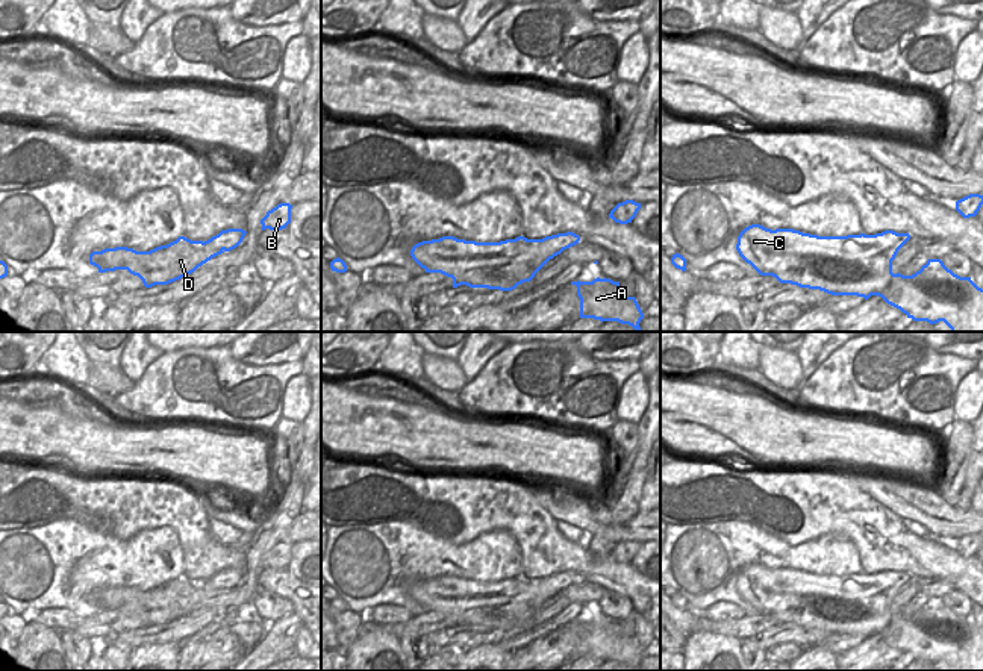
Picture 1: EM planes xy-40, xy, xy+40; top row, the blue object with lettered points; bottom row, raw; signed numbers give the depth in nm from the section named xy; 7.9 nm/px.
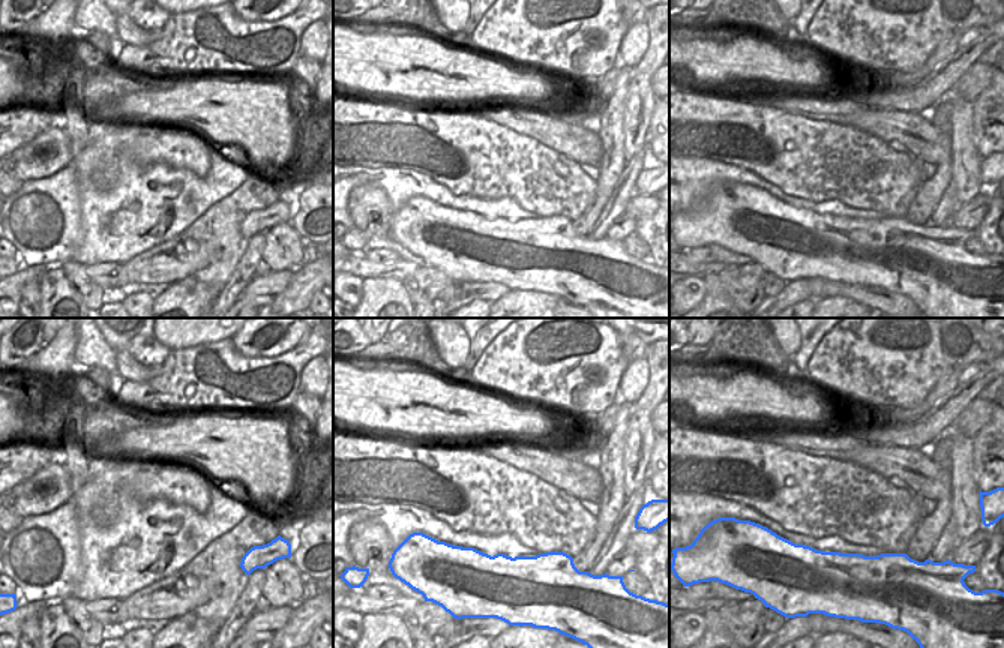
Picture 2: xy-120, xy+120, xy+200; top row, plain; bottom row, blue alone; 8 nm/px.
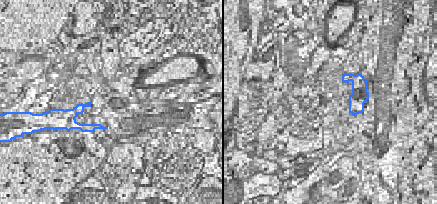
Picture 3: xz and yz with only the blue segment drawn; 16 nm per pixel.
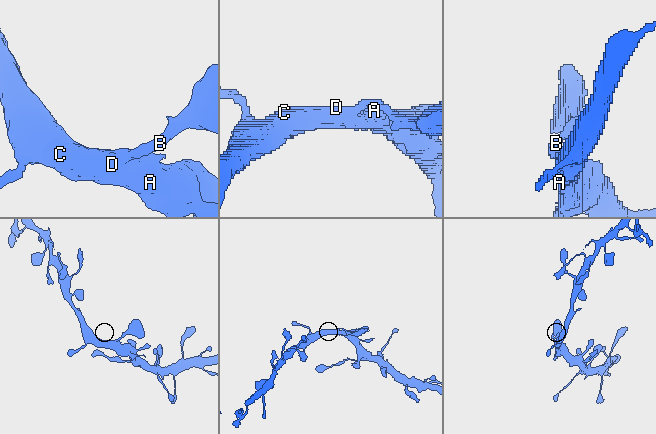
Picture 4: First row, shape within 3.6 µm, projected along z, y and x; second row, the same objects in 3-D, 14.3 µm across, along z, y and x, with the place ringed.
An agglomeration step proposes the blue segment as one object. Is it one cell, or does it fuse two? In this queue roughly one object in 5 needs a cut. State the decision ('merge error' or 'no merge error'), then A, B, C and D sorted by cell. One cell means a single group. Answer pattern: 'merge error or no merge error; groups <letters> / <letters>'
no merge error; groups A B C D

